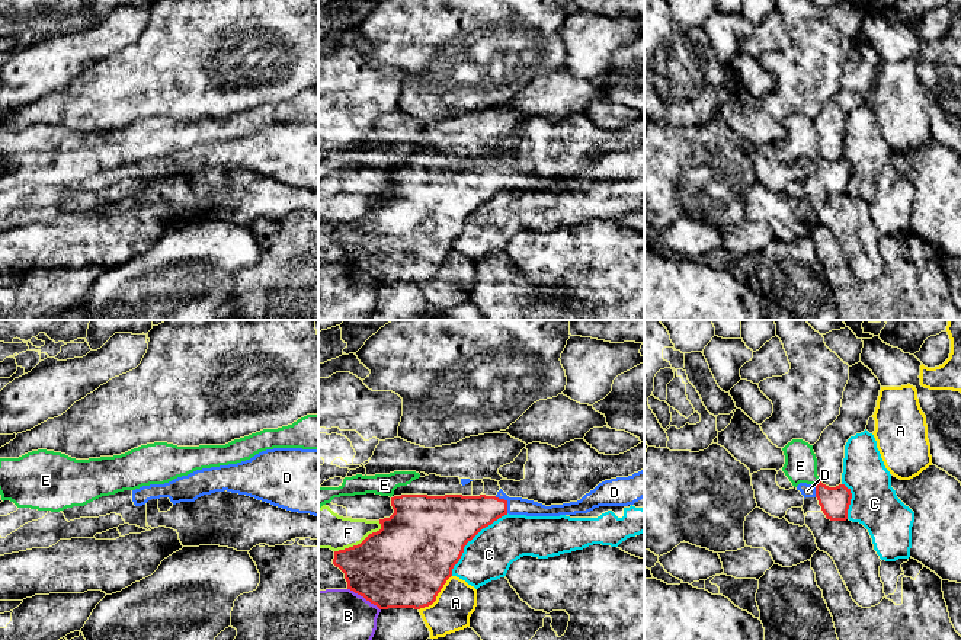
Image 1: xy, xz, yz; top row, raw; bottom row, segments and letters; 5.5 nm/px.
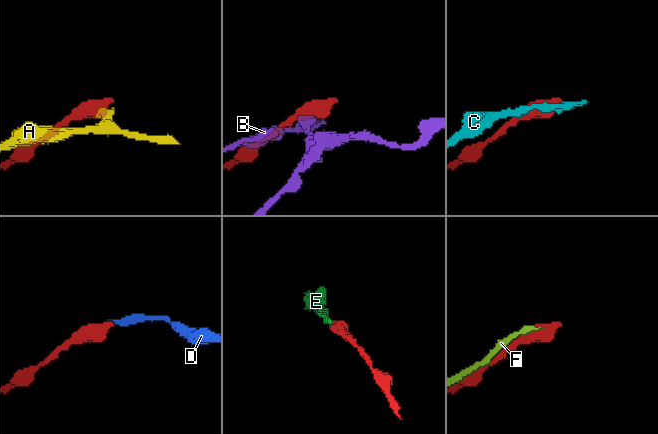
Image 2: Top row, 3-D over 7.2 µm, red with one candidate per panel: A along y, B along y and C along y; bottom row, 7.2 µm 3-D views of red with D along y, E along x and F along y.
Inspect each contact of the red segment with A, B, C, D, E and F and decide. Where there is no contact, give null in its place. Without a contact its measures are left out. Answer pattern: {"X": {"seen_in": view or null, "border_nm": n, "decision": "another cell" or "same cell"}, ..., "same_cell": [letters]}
{"A": {"seen_in": "xz", "border_nm": 260, "decision": "another cell"}, "B": {"seen_in": "xz", "border_nm": 220, "decision": "another cell"}, "C": {"seen_in": "xz", "border_nm": 460, "decision": "another cell"}, "D": {"seen_in": "xz", "border_nm": 120, "decision": "same cell"}, "E": {"seen_in": "yz", "border_nm": 40, "decision": "another cell"}, "F": {"seen_in": "xz", "border_nm": 300, "decision": "another cell"}, "same_cell": ["D"]}

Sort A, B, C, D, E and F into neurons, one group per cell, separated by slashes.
A / B / C / D / E / F

